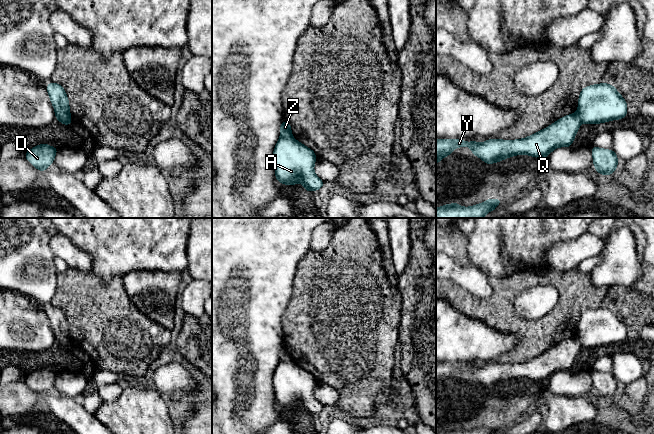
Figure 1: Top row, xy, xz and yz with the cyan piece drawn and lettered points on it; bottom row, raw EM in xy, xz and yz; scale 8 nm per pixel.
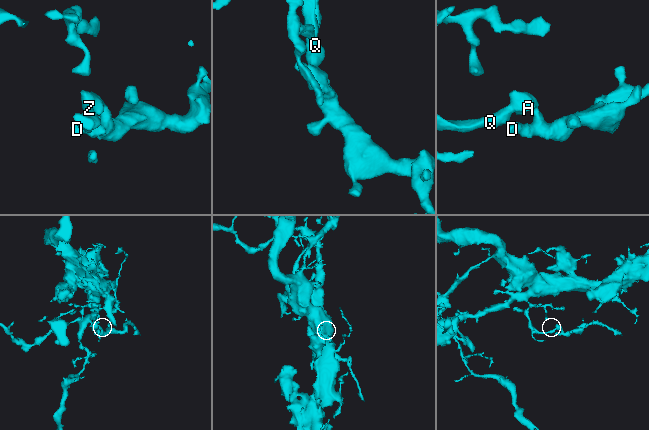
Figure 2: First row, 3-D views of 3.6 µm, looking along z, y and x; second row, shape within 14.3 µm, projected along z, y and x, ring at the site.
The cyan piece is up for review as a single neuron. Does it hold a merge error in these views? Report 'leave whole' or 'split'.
split

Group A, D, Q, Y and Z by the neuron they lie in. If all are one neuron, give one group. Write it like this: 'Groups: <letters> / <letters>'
Groups: A D / Q Y Z

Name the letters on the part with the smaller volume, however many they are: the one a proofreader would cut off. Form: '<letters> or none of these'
A, D

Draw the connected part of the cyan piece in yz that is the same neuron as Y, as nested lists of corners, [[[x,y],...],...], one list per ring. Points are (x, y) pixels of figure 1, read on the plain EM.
[[[578,336],[566,339],[547,352],[523,363],[489,363],[483,367],[466,366],[461,363],[436,363],[436,387],[451,379],[457,371],[470,371],[485,387],[493,388],[514,379],[530,379],[545,383],[558,371],[571,371],[582,347]]]

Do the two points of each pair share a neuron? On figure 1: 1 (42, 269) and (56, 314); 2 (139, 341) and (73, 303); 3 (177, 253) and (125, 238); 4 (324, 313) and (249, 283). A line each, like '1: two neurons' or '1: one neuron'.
1: one neuron
2: one neuron
3: one neuron
4: two neurons

